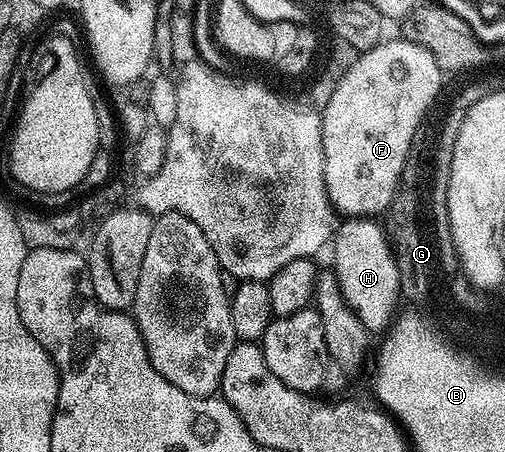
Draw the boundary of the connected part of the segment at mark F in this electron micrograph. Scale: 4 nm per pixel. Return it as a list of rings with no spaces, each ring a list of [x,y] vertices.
[[[384,40],[356,56],[322,113],[323,178],[331,204],[340,214],[374,218],[373,210],[387,203],[411,130],[437,85],[438,74],[431,57],[413,45],[390,45]]]

